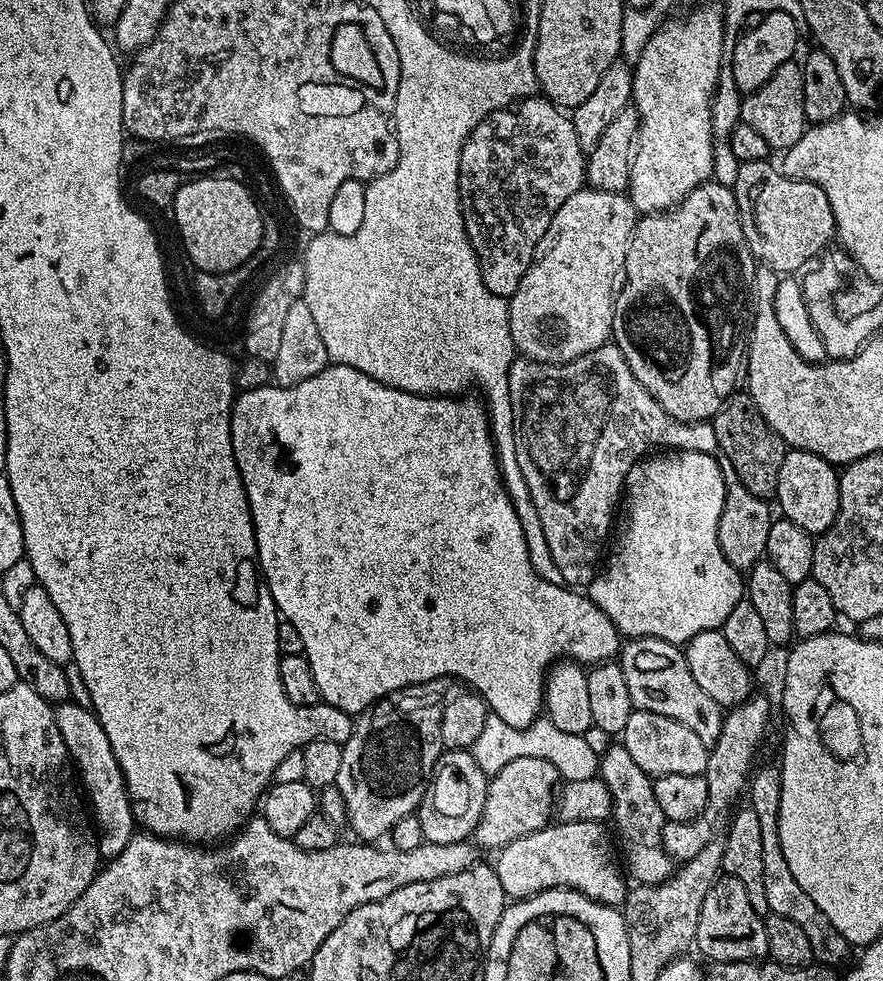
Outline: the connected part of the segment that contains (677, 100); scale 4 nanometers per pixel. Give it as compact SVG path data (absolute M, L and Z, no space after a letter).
M719 7L717 8L696 8L689 16L684 16L681 20L665 19L660 27L653 32L652 37L646 42L644 49L635 57L634 71L632 74L632 104L638 110L640 115L640 128L636 131L636 143L634 151L631 153L630 174L628 175L628 186L626 195L632 201L637 213L647 214L649 212L667 212L668 209L676 207L680 201L686 198L686 194L690 194L690 190L694 190L699 184L709 183L712 176L712 167L714 166L714 141L712 138L712 102L716 85L720 82L720 73L722 65L726 60L726 48L724 52L724 39L726 33L724 30L724 14Z

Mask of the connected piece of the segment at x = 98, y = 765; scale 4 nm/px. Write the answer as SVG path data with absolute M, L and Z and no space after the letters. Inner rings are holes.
M60 702L55 705L54 711L58 734L62 734L62 742L66 742L68 759L78 773L83 795L90 805L98 829L101 857L111 858L122 854L122 850L126 850L126 842L130 842L138 825L132 814L132 803L128 797L128 784L124 780L122 766L118 766L118 758L114 758L114 746L110 746L110 738L106 738L106 730L102 730L102 722L98 722L91 707L75 702Z

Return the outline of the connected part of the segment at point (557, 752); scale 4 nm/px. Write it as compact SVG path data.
M490 714L486 718L486 726L482 726L478 742L474 742L470 751L480 769L489 774L502 770L502 766L506 766L506 762L514 762L514 758L546 758L546 762L560 771L561 777L585 780L596 776L600 766L600 756L588 739L587 735L558 730L547 718L538 718L529 728L515 728L502 717Z

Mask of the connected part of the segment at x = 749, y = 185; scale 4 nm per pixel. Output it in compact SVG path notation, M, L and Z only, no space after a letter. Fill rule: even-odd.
M759 160L758 162L743 162L738 170L738 178L734 185L736 194L736 201L738 202L738 214L742 222L742 234L746 238L748 248L751 250L753 256L767 271L773 274L796 274L803 264L808 264L824 247L828 244L828 239L833 239L836 236L836 219L830 210L830 198L826 198L826 190L822 190L822 186L818 186L814 182L806 182L805 180L795 180L790 178L779 167L776 168L772 162L768 160Z

